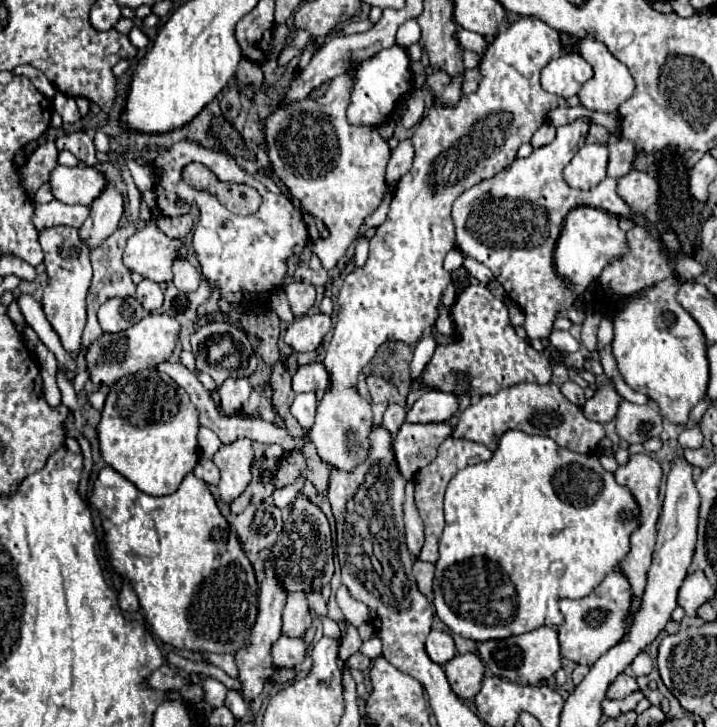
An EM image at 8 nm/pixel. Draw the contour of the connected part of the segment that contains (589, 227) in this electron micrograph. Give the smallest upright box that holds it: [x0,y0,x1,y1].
[555,207,625,297]

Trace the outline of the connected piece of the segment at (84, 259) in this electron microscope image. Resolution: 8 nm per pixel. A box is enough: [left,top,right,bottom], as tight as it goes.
[39,227,91,357]

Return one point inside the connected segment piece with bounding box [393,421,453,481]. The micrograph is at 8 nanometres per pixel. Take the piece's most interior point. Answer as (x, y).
(415, 446)

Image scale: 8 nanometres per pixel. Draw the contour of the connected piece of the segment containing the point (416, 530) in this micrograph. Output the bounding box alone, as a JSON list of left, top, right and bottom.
[405,483,423,557]

